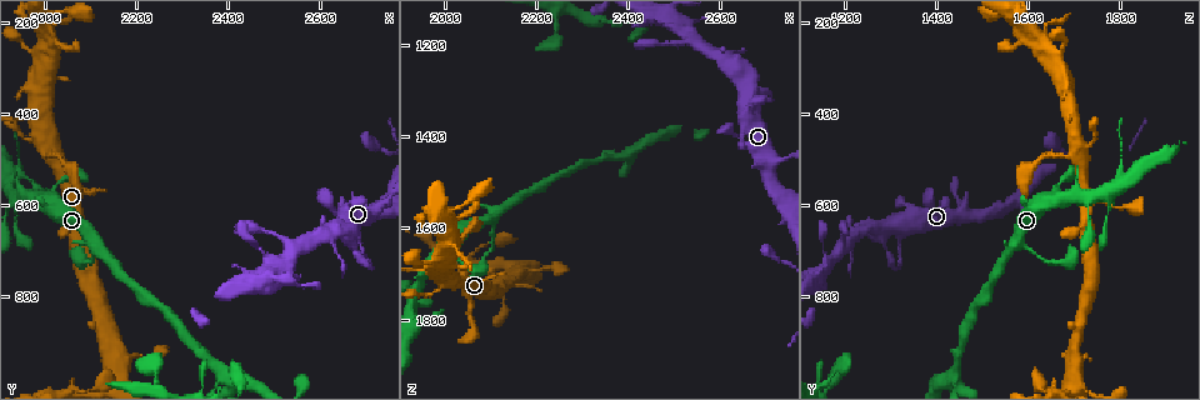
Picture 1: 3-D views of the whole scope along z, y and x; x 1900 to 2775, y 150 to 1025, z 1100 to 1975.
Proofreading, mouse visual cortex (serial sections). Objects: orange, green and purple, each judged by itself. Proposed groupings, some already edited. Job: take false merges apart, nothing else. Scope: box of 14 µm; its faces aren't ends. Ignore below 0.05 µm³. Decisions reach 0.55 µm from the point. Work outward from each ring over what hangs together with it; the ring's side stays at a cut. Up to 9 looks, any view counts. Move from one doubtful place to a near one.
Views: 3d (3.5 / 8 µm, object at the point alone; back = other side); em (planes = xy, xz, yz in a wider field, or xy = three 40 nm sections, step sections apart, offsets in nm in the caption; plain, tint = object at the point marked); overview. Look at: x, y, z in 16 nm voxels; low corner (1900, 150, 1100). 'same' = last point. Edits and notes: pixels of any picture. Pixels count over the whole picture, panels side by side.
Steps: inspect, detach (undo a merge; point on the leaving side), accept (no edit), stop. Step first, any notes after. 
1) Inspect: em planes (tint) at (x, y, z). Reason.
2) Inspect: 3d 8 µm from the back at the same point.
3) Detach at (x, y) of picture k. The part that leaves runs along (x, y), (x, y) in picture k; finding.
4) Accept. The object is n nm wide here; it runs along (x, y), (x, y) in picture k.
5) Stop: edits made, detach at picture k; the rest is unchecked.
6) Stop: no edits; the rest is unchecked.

Inspect: 3d 8 µm from the back at (2665, 600, 1340).

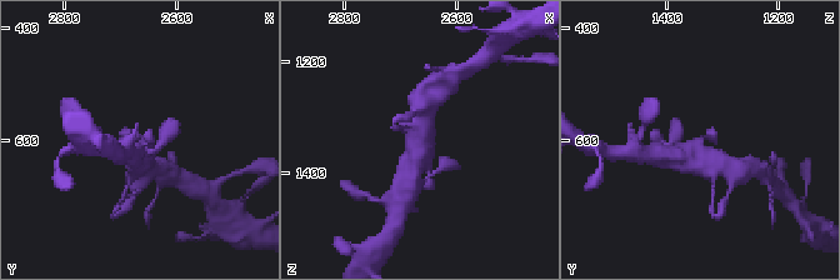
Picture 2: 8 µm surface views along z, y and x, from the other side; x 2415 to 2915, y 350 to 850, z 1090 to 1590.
Inspect: em xy step 1 (tint) at (2660, 600, 1340). Shape alone is not enough.

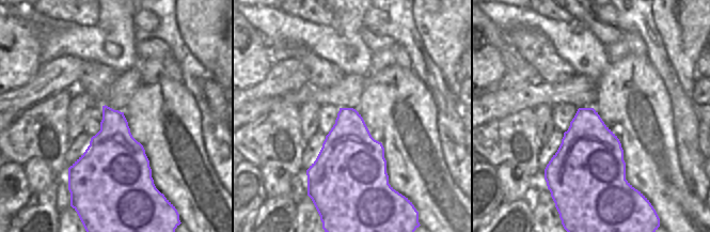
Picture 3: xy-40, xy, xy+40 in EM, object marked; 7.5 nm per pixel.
Accept. The object is 420 nm wide here; it runs along (676, 158), (689, 159), (714, 131) in picture 2; all the same cell.

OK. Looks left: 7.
Inspect: 3d 3.5 µm at (2615, 660, 1230). A fork.

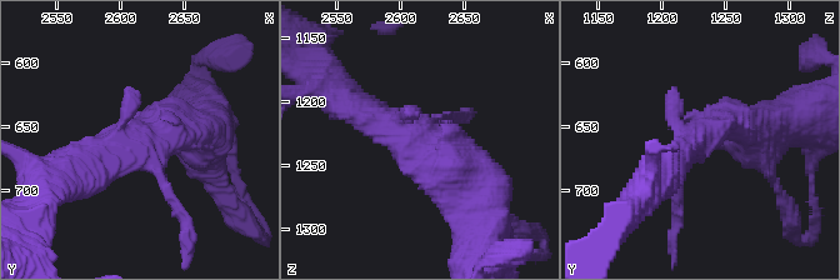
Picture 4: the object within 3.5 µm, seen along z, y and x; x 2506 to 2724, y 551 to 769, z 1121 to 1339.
Inspect: em xy step 3 (tint) at (2620, 656, 1236).

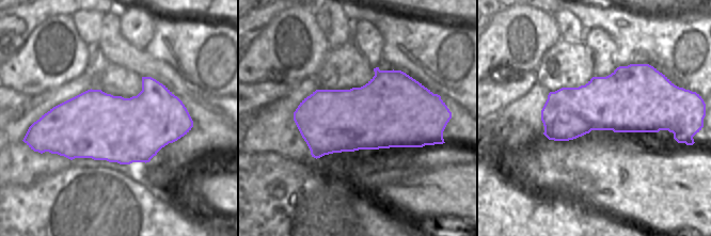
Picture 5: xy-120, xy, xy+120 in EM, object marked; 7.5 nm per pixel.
Inspect: em xy step 2 (tint) at the same point. Cut it another way.

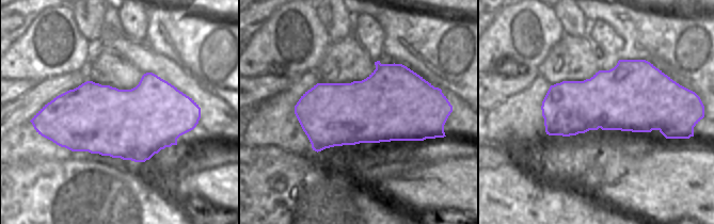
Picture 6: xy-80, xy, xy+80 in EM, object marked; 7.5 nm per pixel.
Accept. It runs along (474, 201), (416, 138), (355, 109) in picture 4; continuous, no second cell.

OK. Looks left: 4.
Inspect: 3d 3.5 µm at (2405, 980, 1435). Small branch off a trunk.

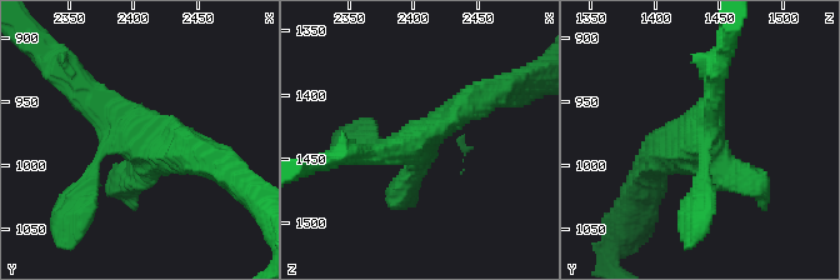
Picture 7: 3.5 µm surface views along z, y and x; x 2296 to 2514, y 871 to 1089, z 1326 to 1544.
Inspect: em xy step 5 (plain) at (2404, 980, 1436). 4 arms meet here; the arms are 150, 250, 300, 400 nm wide.

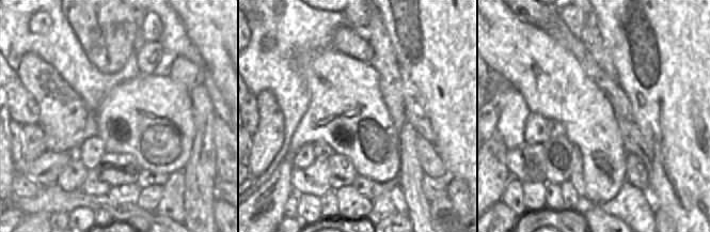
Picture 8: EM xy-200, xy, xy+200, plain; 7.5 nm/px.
Inspect: em xy step 5 (tint) at the same point. Where the object lies.

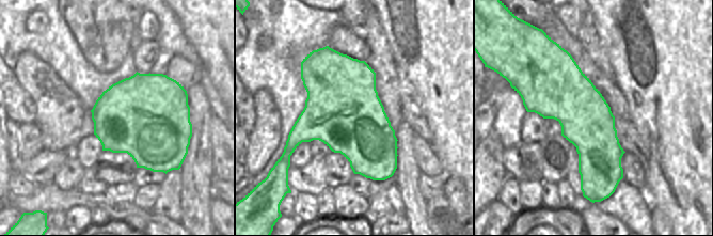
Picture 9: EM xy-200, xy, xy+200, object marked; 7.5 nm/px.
Accept. It runs along (75, 81), (148, 150), (205, 154) in picture 7; all the same cell.

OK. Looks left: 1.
Stop: no edits; the rest is unchecked.

